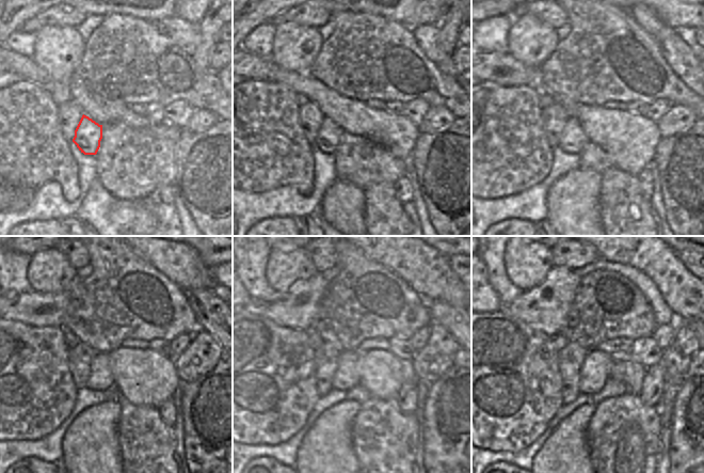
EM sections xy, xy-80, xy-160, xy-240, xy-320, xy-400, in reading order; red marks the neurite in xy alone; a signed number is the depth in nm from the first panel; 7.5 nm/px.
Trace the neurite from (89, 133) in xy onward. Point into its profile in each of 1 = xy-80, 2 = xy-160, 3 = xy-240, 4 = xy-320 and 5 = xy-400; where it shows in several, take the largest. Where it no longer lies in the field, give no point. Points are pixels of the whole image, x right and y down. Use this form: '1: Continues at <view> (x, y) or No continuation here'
1: Continues at xy-80 (329, 137)
2: Continues at xy-160 (572, 140)
3: Continues at xy-240 (100, 379)
4: Continues at xy-320 (347, 377)
5: Continues at xy-400 (595, 371).

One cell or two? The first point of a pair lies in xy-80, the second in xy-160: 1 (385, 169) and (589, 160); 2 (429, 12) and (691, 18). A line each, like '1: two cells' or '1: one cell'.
1: one cell
2: one cell

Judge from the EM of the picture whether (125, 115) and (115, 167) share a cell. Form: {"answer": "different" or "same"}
{"answer": "different"}

